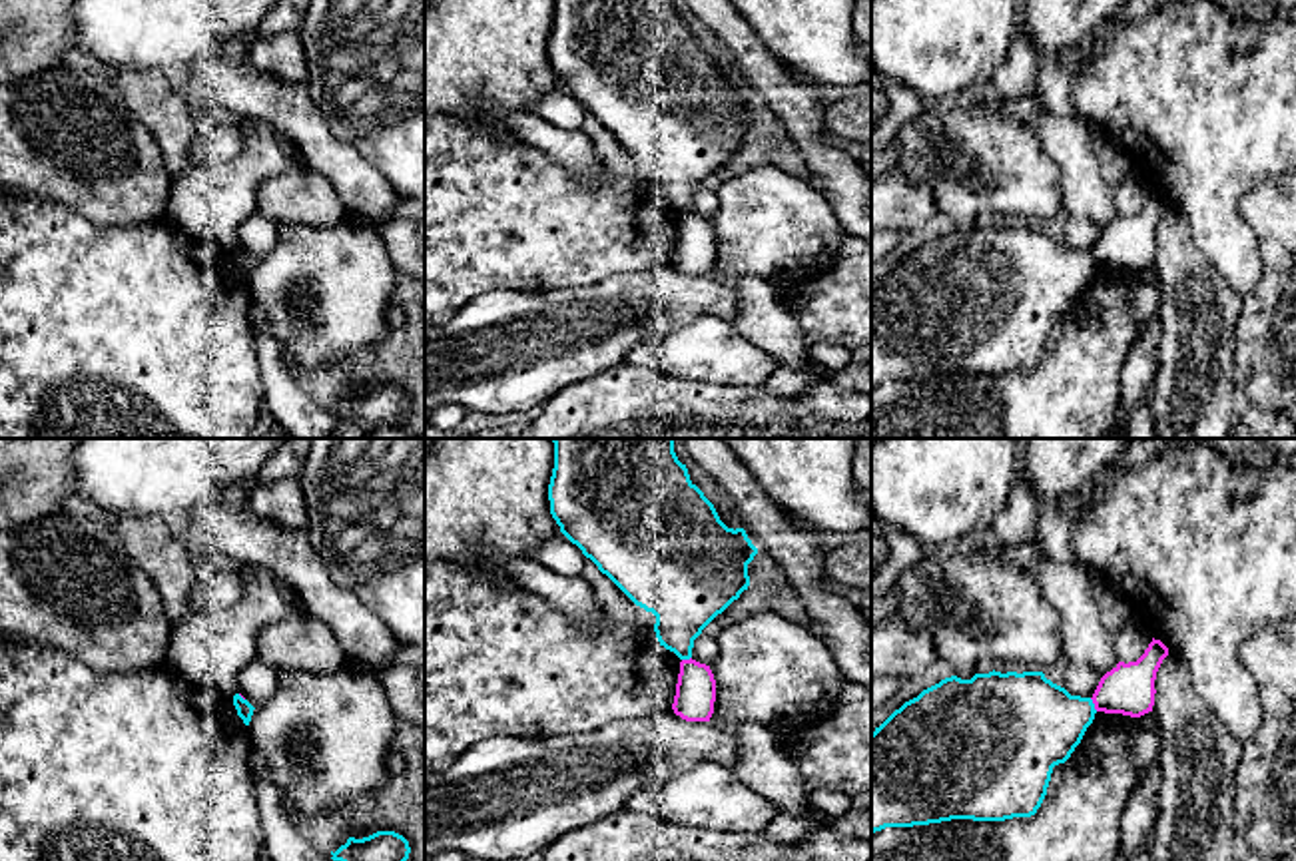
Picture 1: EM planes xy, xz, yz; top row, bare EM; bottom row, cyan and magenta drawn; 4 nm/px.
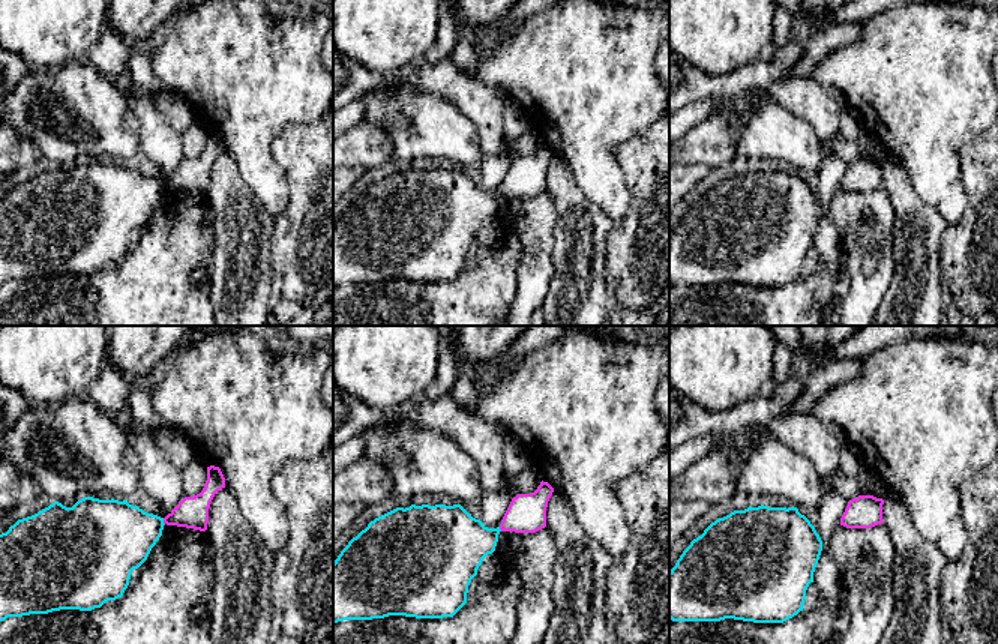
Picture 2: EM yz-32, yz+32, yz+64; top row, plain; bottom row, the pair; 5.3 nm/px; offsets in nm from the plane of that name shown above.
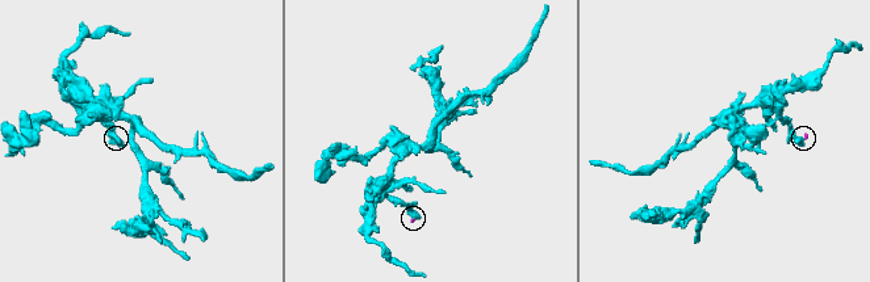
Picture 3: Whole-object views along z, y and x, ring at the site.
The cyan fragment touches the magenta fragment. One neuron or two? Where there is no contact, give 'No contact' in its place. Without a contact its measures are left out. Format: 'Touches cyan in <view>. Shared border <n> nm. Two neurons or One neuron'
Touches cyan in yz. Shared border 70 nm. Two neurons

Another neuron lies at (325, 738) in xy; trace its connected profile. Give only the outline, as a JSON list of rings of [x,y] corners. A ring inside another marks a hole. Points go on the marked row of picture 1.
[[[343,666],[331,674],[279,670],[273,696],[247,725],[281,793],[299,811],[329,813],[375,795],[389,779],[387,755],[397,716],[375,672]]]

